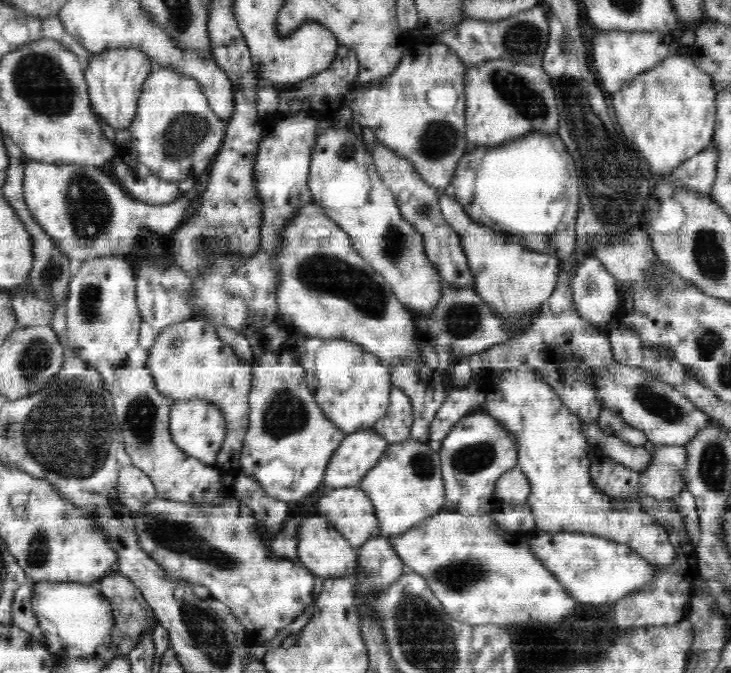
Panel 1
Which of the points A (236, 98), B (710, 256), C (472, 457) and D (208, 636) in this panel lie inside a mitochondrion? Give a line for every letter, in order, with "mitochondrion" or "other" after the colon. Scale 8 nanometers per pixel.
A: other
B: mitochondrion
C: mitochondrion
D: mitochondrion

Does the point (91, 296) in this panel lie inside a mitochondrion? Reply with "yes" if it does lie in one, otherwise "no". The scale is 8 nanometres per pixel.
yes

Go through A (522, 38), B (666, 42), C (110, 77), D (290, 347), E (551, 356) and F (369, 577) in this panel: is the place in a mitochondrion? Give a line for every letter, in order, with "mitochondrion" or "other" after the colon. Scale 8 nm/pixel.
A: mitochondrion
B: other
C: other
D: other
E: other
F: mitochondrion

